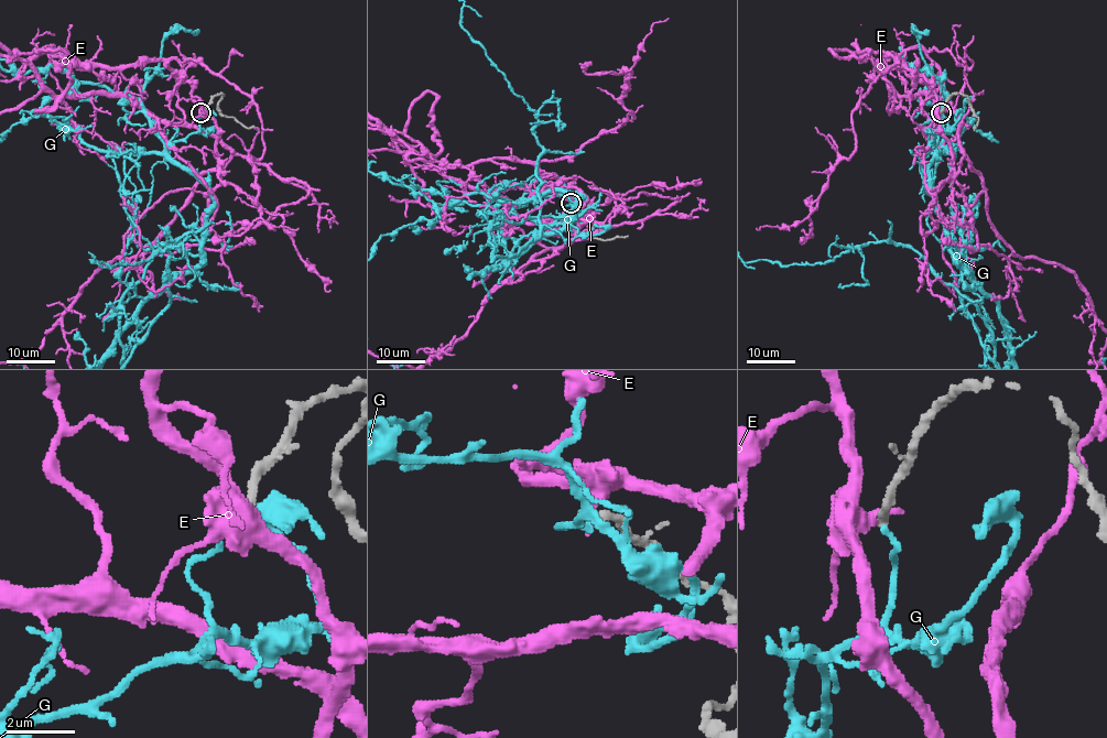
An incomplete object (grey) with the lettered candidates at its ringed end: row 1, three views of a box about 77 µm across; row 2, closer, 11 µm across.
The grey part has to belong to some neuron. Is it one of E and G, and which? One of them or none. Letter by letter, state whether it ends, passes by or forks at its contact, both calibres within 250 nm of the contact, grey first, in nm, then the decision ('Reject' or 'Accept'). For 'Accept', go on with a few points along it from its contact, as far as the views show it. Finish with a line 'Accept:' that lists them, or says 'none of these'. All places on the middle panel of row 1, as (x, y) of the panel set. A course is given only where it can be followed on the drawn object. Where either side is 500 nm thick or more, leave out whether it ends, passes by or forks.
E: It ends there. Thickness 280 nm (grey) against 400 nm. Reject
G: It ends there. Thickness 280 nm (grey) against 160 nm. Reject
Accept: none of these

